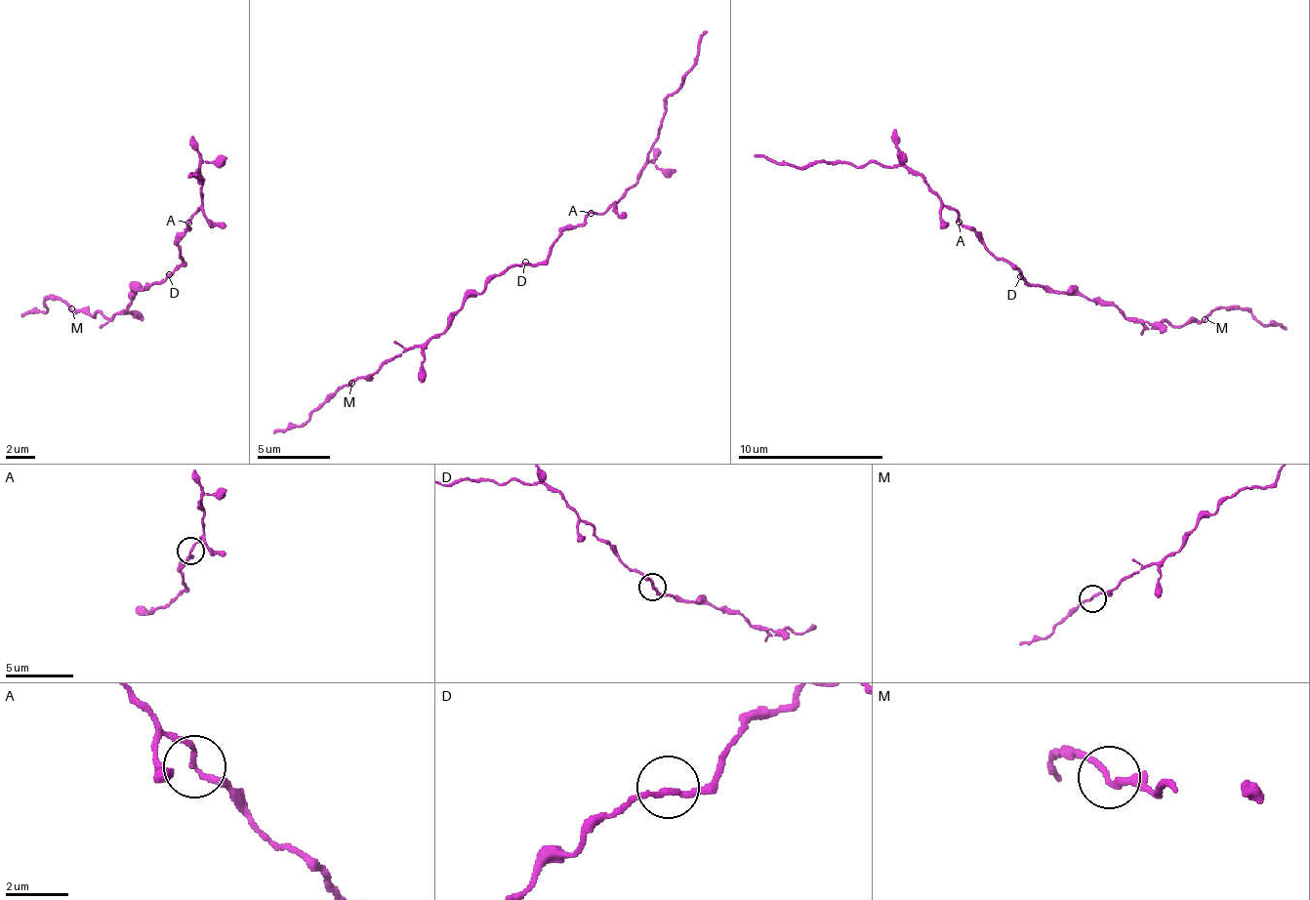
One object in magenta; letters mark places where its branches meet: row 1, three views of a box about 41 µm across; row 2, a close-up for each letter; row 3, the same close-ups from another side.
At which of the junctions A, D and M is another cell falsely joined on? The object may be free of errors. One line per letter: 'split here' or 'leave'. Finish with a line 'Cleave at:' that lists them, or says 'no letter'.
A: leave
D: leave
M: leave
Cleave at: no letter

